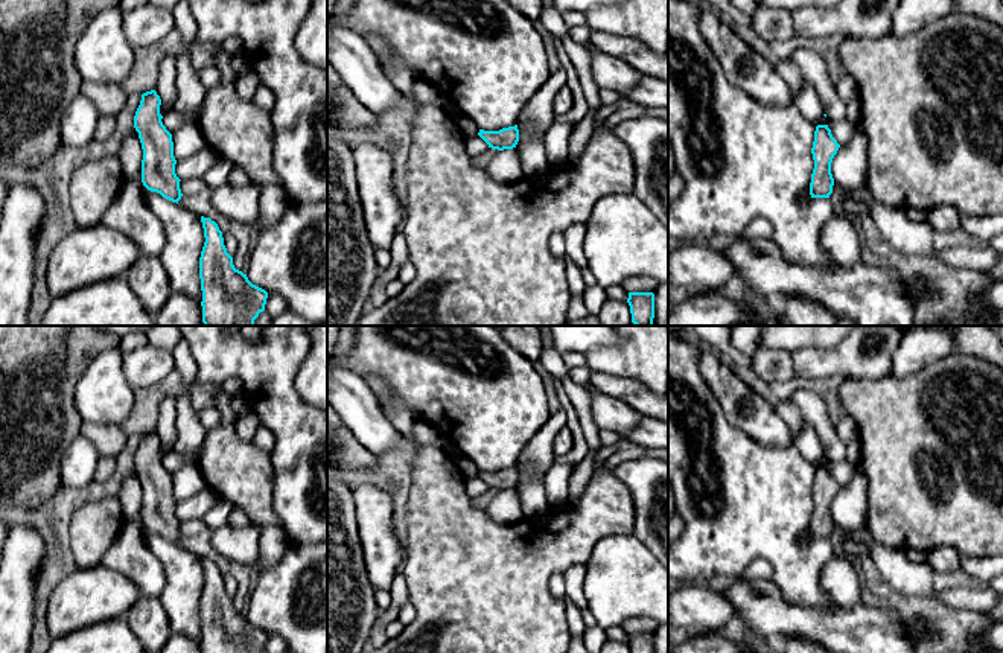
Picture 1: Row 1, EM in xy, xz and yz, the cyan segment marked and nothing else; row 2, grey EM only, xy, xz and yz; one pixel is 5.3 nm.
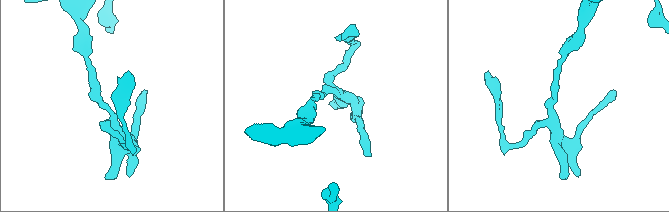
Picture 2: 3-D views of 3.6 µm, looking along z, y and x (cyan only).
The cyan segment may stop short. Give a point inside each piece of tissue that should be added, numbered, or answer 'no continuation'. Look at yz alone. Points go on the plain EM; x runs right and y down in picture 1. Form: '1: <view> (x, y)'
no continuation

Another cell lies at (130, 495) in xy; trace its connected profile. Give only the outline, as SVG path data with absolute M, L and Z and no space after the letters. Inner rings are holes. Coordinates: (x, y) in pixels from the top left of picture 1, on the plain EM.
M135 469L123 479L116 499L122 505L122 514L125 521L137 522L145 536L148 530L142 524L143 490Z

